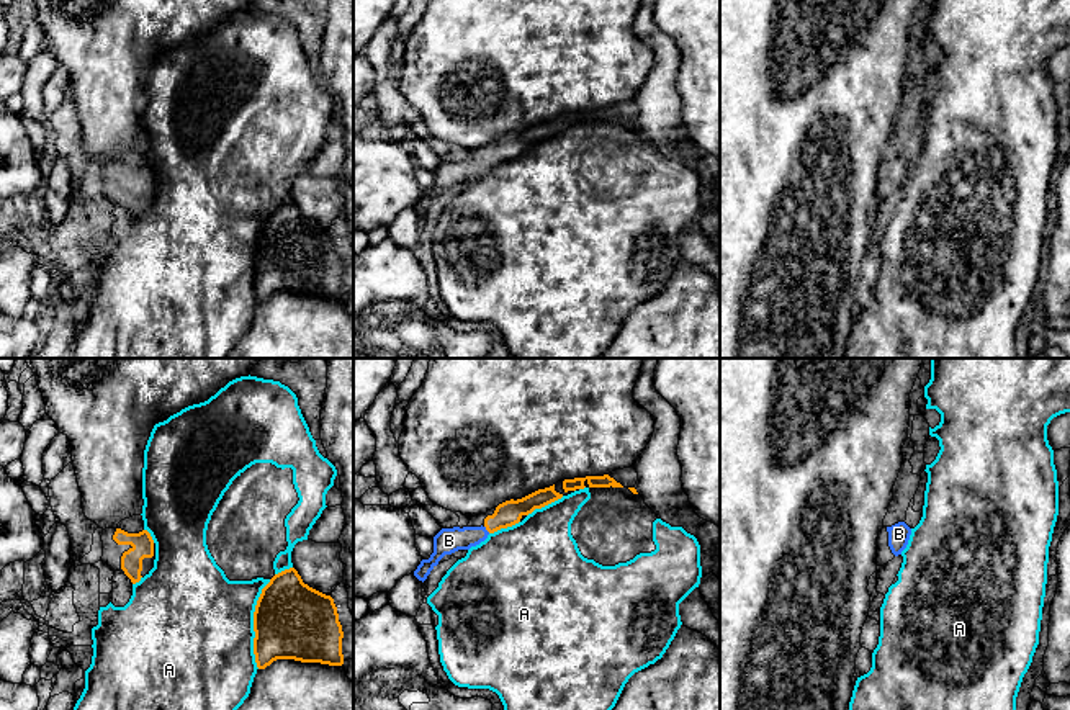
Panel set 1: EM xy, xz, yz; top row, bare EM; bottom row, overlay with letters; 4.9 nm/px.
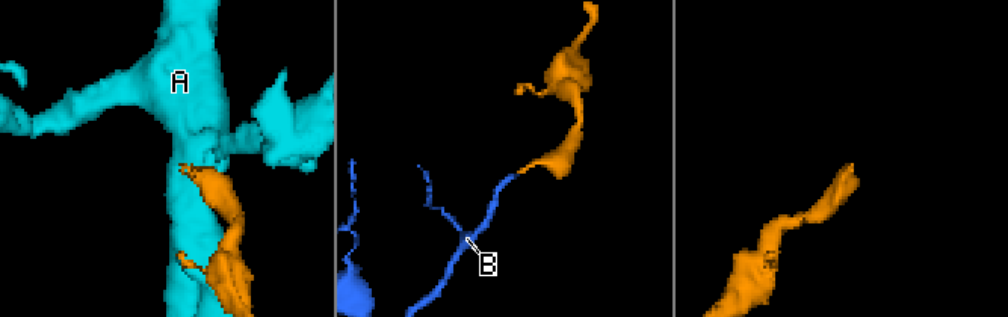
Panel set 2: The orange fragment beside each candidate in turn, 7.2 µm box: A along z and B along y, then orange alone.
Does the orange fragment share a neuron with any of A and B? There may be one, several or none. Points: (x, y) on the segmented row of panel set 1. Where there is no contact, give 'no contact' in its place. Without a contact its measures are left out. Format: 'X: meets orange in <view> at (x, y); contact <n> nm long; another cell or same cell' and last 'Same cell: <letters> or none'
A: meets orange in xy at (254, 624); contact 440 nm long; another cell
B: meets orange in xz at (486, 529); contact 50 nm long; same cell
Same cell: B

